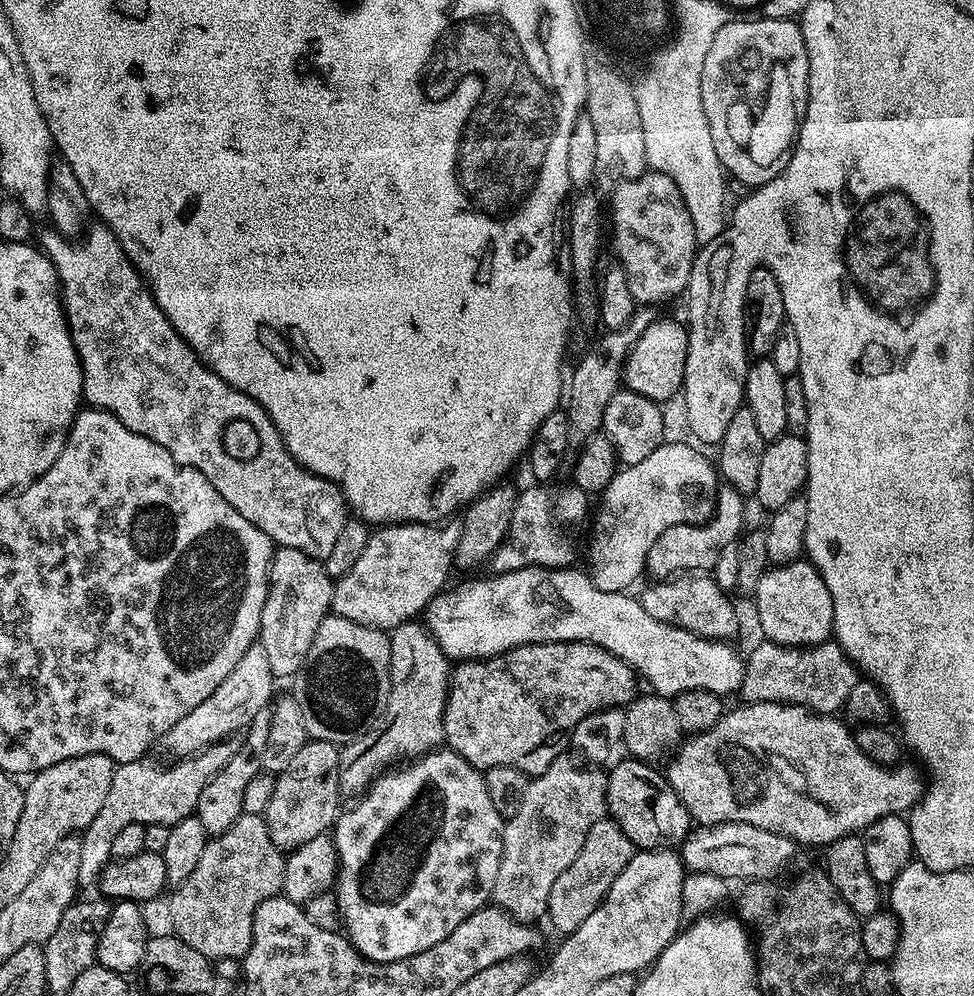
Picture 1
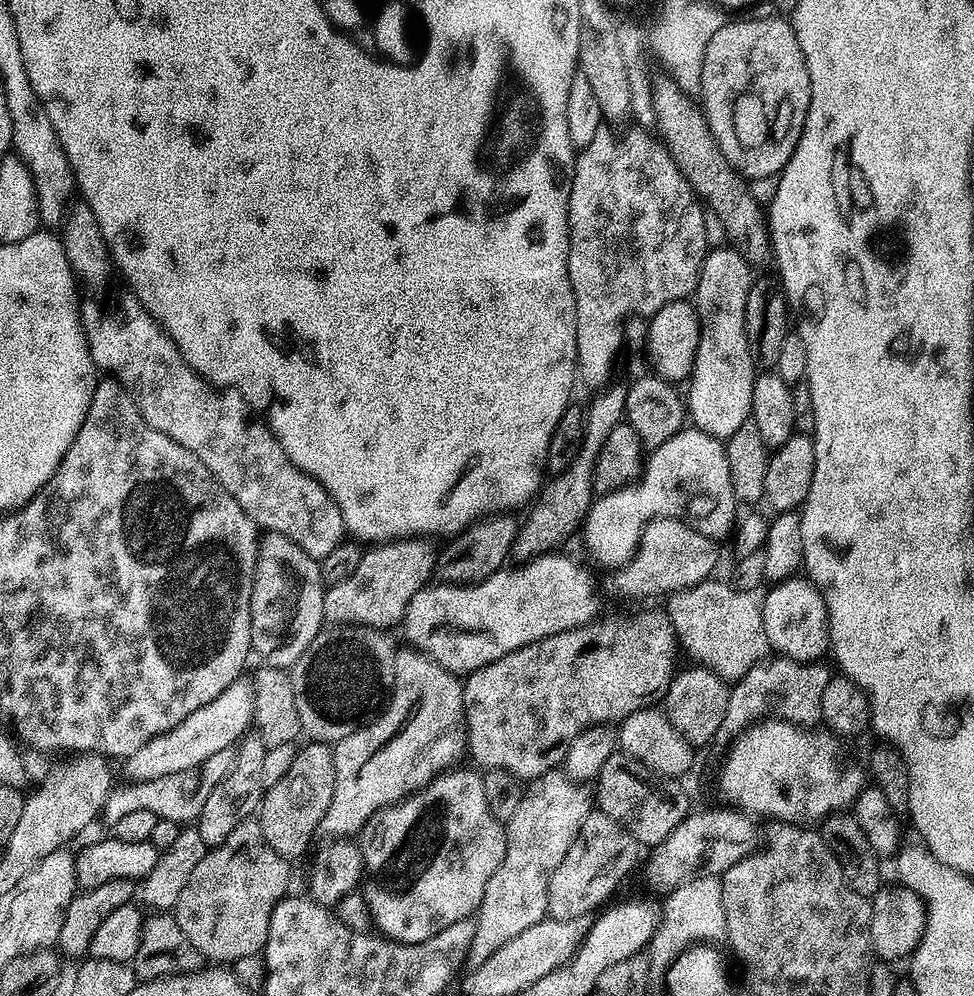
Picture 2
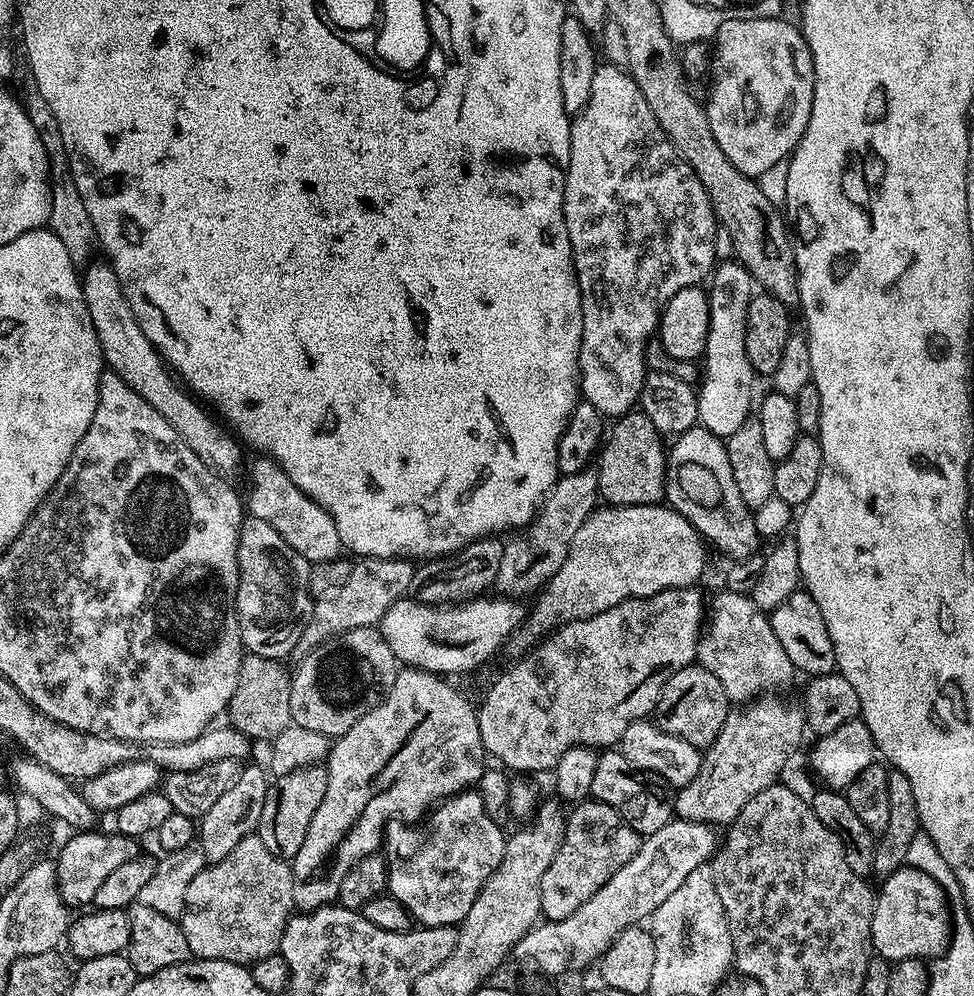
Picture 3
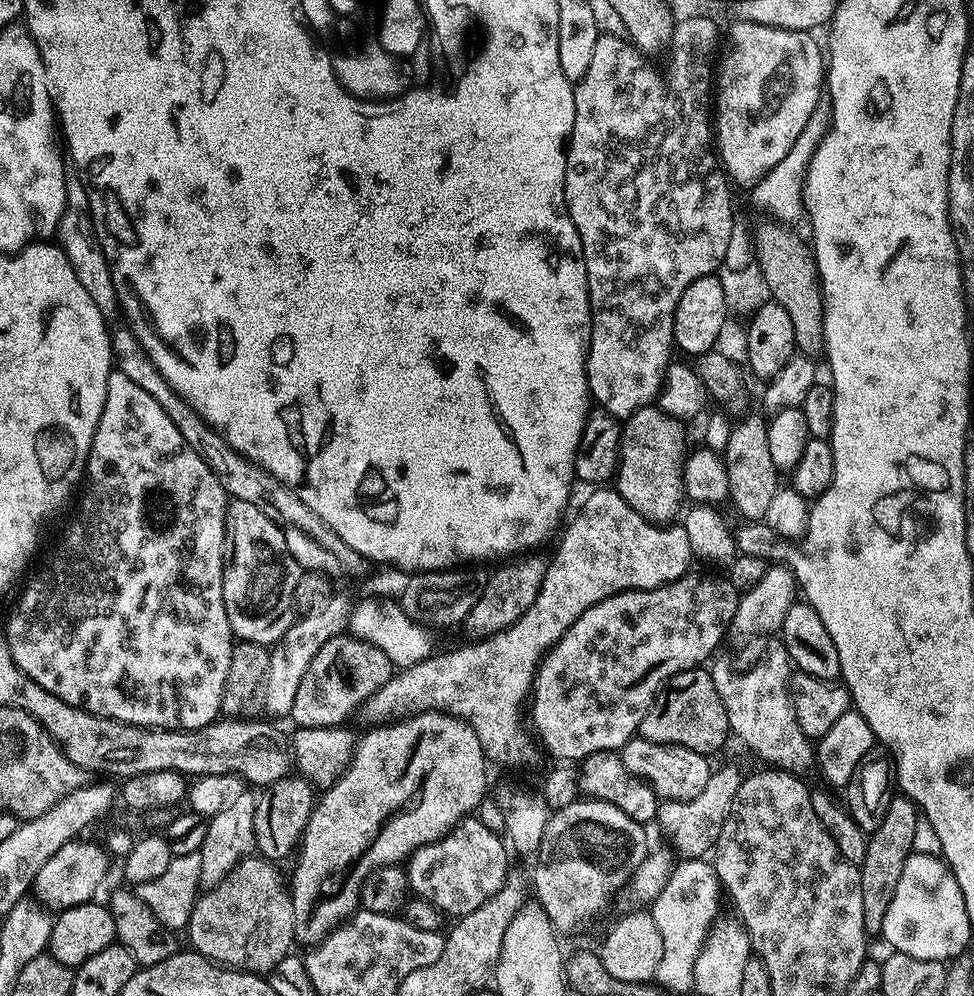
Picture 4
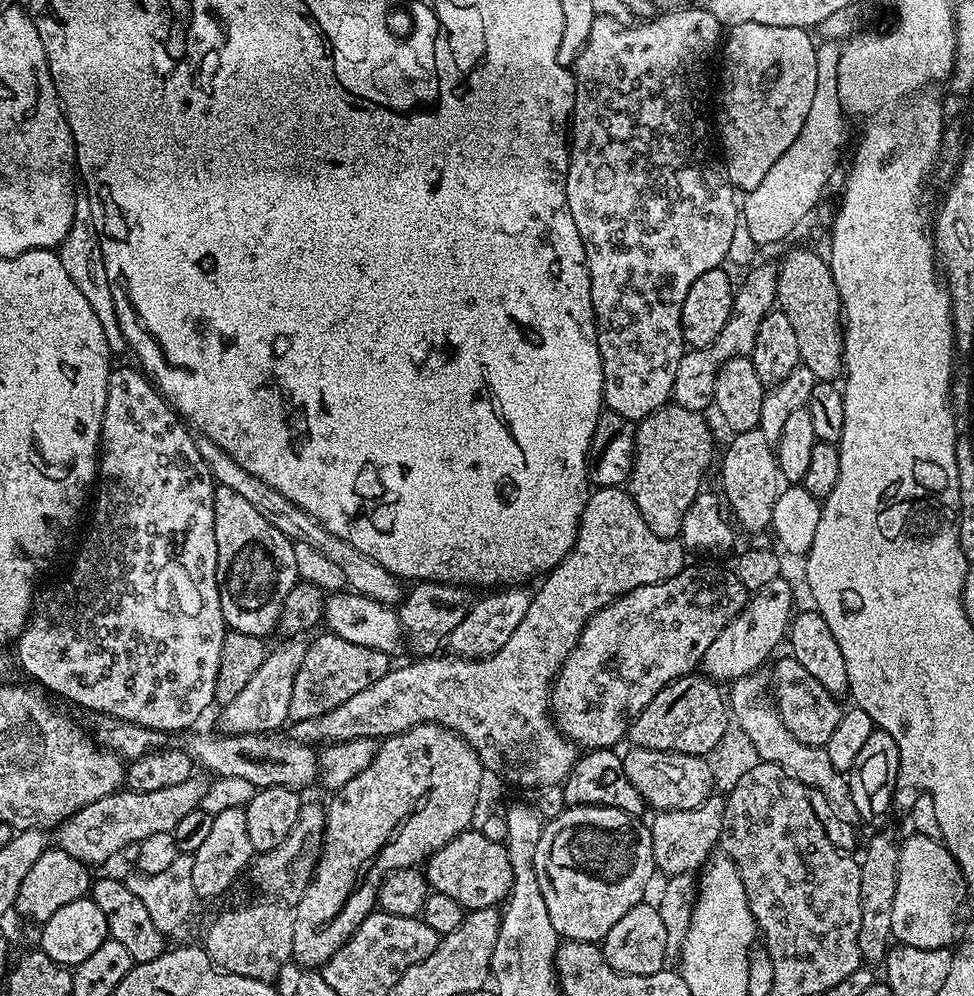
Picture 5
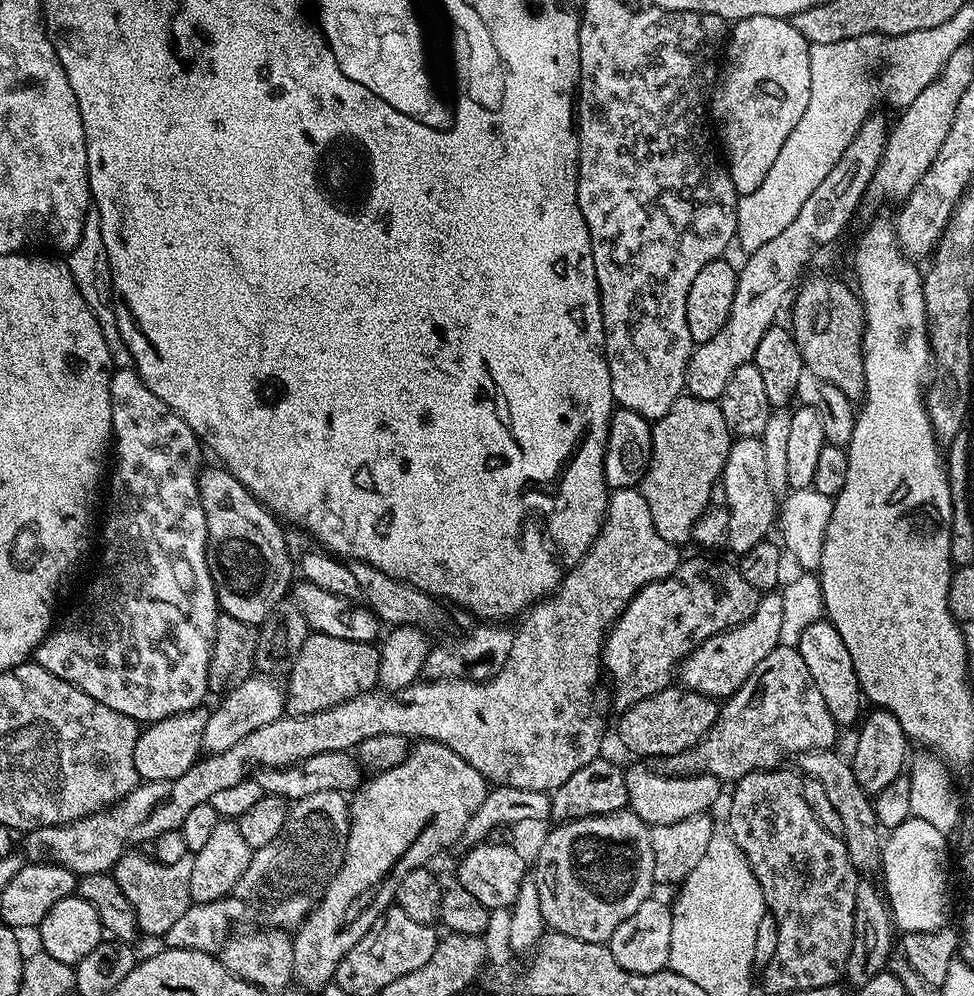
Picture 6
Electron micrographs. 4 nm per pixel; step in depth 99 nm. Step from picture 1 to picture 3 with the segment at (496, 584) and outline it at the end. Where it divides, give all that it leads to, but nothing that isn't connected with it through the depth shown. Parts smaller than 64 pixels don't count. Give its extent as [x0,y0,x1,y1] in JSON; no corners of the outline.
[378,594,526,678]

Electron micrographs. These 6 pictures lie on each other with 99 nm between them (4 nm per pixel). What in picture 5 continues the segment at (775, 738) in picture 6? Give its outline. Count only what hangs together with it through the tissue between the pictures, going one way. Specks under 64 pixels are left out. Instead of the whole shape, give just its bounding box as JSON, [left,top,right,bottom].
[772,654,841,748]

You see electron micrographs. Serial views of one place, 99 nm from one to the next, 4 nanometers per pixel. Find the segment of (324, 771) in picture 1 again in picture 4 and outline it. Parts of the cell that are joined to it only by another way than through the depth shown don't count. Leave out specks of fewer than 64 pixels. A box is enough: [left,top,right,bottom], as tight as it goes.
[254,774,318,862]

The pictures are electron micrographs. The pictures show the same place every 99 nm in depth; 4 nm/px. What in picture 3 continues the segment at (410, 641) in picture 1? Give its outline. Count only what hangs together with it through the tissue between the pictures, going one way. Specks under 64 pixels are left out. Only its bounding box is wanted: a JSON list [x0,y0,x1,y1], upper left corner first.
[290,667,486,912]

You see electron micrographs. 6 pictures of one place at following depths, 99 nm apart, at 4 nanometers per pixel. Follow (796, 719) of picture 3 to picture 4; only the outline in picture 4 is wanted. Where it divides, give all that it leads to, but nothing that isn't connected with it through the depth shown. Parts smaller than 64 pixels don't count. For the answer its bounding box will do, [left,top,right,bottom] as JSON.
[656,764,742,858]

